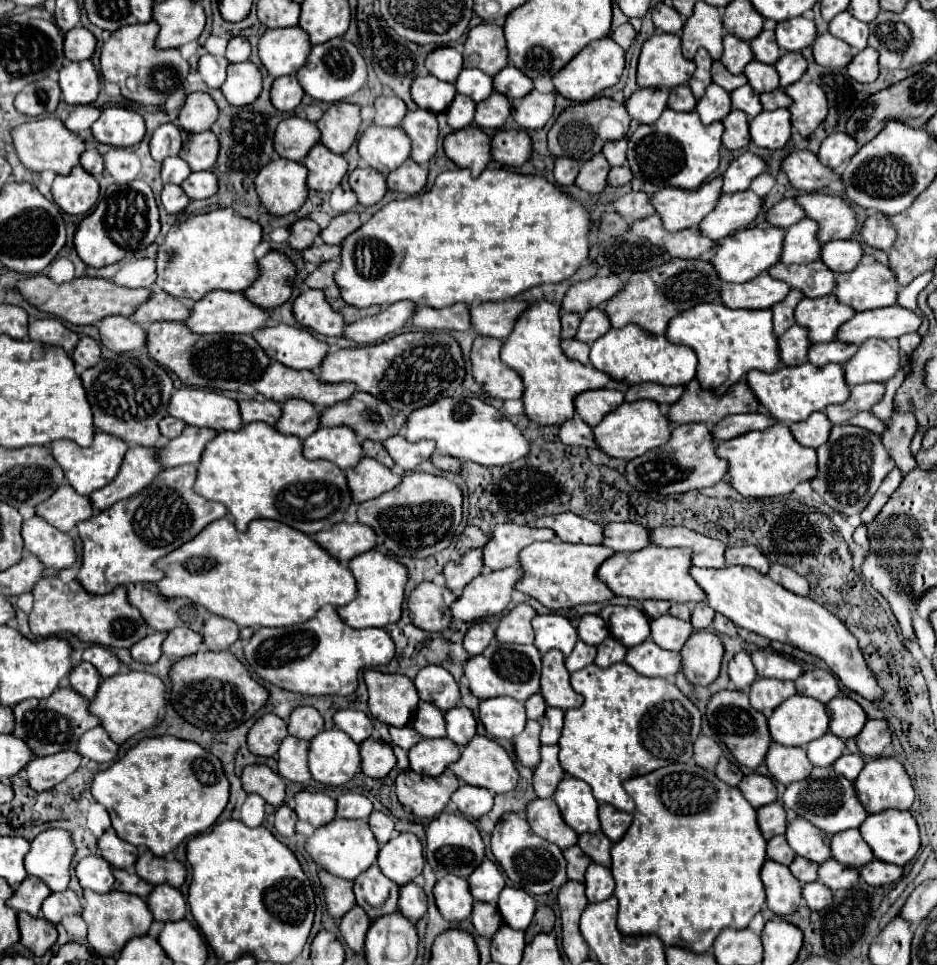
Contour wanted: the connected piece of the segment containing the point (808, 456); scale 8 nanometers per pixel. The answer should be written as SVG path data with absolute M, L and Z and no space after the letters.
M775 423L763 431L749 431L731 441L723 441L717 445L715 453L729 463L729 485L743 497L753 499L787 495L797 483L809 481L817 473L815 451L797 443L785 423Z

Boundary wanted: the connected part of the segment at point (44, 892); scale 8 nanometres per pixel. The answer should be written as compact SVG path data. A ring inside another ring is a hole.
M27 877L7 901L15 911L27 911L29 915L39 915L43 901L51 895L51 889L39 877Z

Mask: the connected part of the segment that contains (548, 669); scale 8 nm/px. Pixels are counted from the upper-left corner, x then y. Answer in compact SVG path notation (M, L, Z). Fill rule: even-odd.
M551 649L543 655L541 693L549 707L571 709L571 707L581 707L583 703L583 697L575 693L569 683L569 671L565 667L565 657L557 649Z

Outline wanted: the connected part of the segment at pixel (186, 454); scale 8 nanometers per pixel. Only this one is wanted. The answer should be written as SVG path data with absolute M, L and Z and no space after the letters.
M185 427L179 439L167 441L163 447L157 447L157 461L163 469L177 465L197 465L203 447L215 437L215 431L203 431L197 427Z

